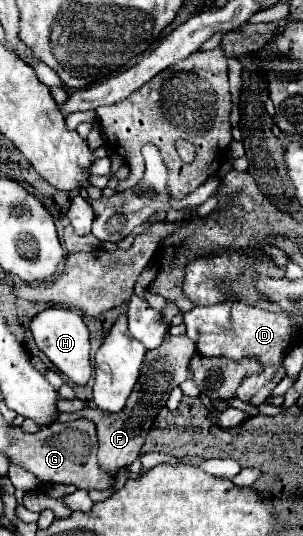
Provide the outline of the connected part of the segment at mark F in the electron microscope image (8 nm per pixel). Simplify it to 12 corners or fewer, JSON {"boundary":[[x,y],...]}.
{"boundary":[[189,336],[145,352],[123,412],[85,408],[97,424],[99,464],[133,464],[159,410],[189,378]]}

